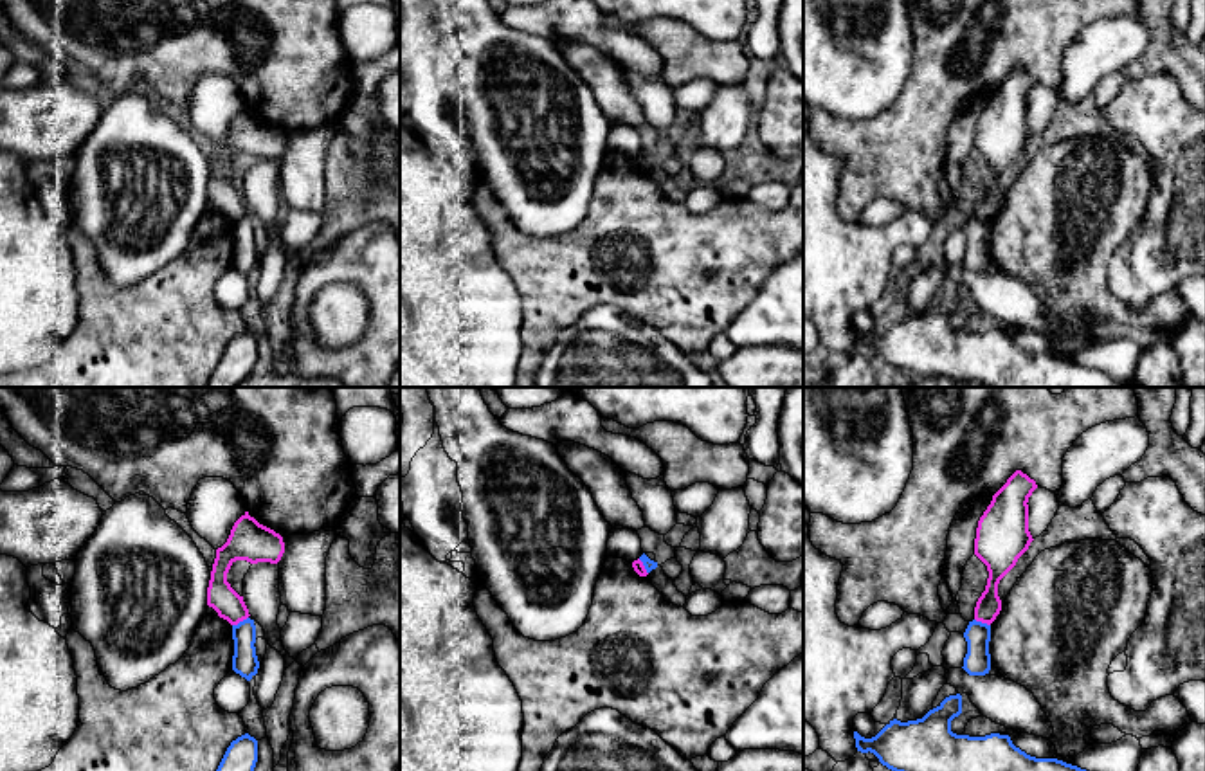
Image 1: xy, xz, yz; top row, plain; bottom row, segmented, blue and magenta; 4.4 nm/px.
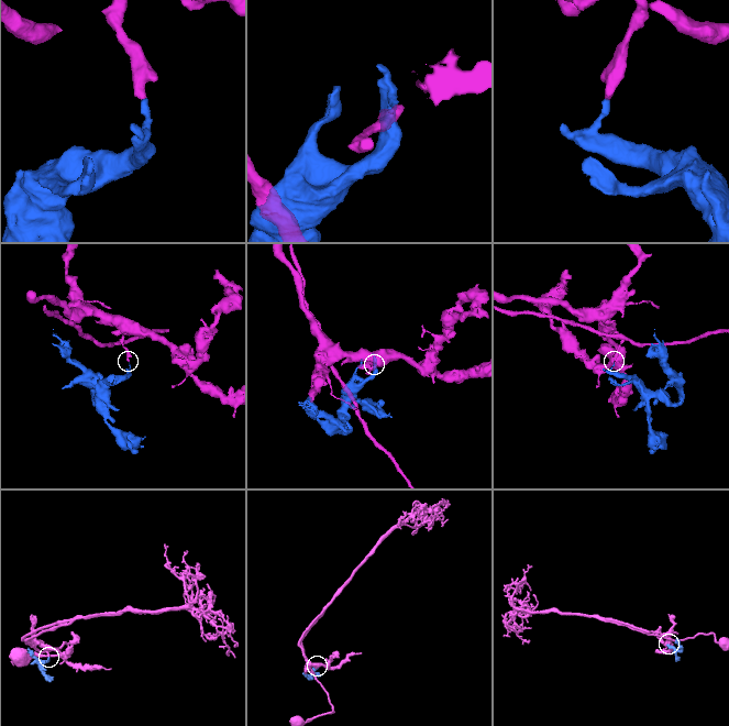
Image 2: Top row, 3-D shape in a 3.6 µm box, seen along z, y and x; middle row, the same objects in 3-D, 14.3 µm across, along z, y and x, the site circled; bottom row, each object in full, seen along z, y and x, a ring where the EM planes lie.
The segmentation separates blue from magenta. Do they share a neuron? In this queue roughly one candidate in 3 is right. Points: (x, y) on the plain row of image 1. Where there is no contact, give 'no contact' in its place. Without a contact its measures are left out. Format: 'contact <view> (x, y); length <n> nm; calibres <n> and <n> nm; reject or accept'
contact xy (240, 218); length 80 nm; calibres 120 and 130 nm; reject

